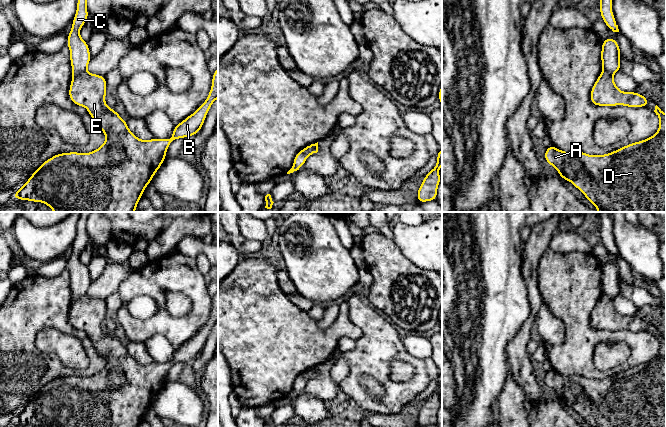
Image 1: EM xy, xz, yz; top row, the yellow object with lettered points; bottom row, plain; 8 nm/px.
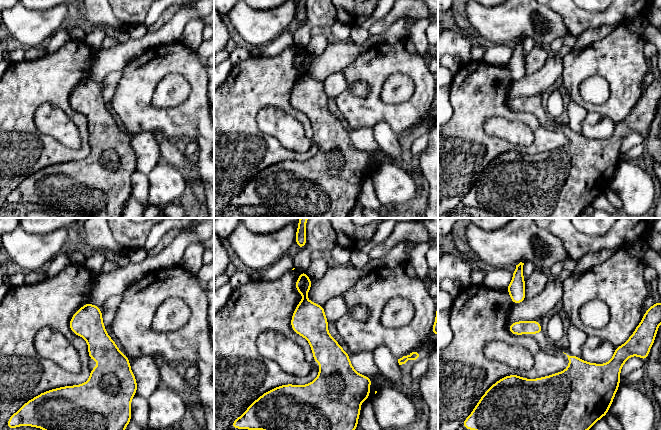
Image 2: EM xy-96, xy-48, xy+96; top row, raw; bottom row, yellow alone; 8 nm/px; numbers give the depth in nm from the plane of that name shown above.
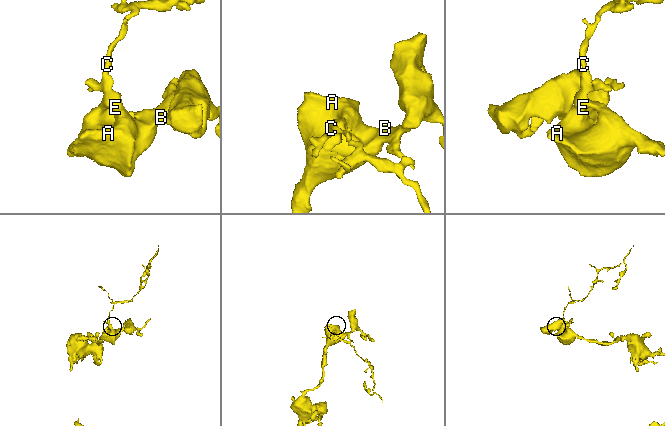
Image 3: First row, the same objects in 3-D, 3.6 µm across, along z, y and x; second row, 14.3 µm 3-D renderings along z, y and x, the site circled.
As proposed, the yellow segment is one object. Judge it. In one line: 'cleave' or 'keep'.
cleave

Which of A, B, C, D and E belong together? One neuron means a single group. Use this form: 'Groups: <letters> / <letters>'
Groups: A B D E / C

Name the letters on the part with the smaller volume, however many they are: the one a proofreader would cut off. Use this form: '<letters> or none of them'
C

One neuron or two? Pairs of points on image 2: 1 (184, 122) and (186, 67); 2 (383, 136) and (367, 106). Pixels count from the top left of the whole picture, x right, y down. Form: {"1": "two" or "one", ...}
{"1": "one", "2": "two"}

